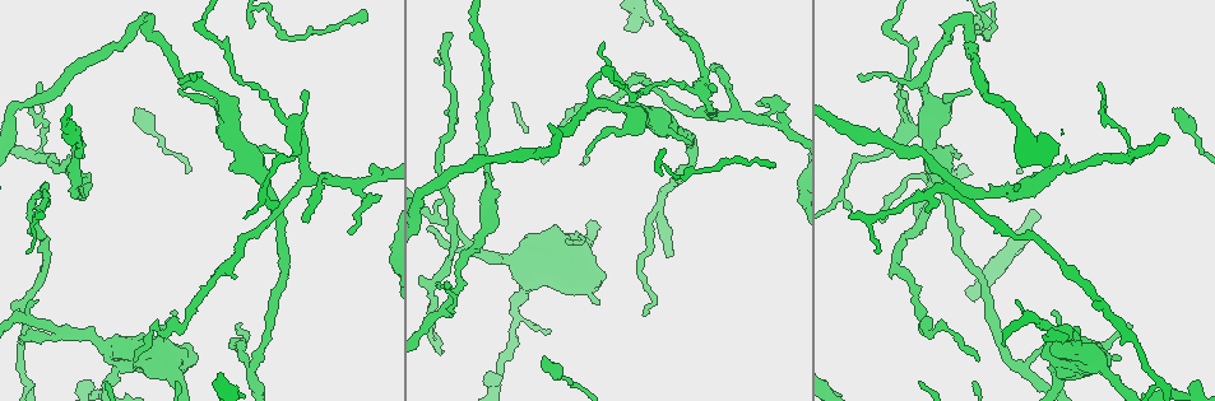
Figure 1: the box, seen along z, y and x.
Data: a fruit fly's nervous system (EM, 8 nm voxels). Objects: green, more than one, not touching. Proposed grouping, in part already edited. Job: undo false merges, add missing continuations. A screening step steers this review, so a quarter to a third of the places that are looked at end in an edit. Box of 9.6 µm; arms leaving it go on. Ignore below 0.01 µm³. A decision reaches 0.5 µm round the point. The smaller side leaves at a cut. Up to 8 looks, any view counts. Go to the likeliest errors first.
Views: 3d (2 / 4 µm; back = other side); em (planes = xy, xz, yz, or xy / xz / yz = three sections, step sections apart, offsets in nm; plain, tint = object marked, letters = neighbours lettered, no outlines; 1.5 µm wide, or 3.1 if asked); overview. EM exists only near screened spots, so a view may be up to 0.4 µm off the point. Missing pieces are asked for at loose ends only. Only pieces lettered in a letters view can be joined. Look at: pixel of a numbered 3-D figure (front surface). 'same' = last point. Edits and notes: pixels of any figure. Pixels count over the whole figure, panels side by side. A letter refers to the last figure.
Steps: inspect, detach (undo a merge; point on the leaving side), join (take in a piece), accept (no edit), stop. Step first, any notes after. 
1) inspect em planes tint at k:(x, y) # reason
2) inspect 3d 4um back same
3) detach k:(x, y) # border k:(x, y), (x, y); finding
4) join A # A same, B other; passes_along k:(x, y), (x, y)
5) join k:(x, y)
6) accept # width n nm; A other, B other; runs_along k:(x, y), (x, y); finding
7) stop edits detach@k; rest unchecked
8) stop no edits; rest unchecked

inspect 3d 4um back at 1:(912, 132) # three arms meet

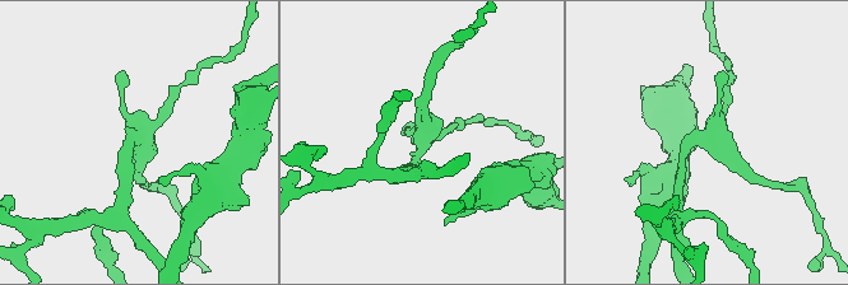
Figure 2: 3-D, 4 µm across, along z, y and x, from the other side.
inspect em yz step 8 tint at 2:(712, 136) # shape alone is not enough

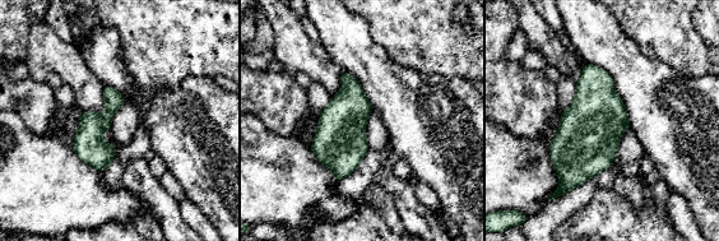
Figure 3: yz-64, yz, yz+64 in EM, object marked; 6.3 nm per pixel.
inspect em yz step 8 letters same # see the neighbours

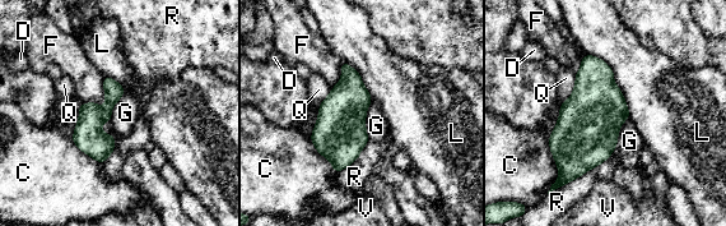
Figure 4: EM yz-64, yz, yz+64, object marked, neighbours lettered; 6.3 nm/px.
accept # longest_contact L 500 nm; C other, D other, F other, G other, L other, Q other, R other, V other; all the same cell

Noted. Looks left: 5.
inspect 3d 2um at 1:(23, 381) # abrupt turn

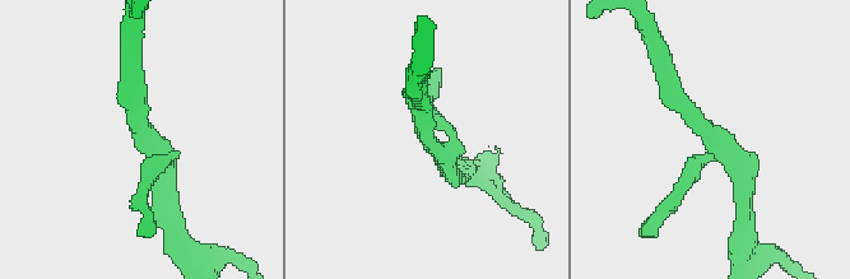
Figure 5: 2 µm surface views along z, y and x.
inspect em xy step 4 tint at 5:(708, 142)

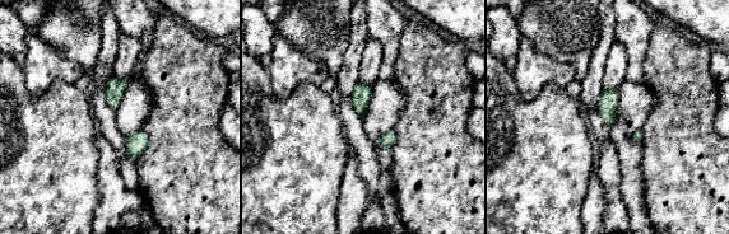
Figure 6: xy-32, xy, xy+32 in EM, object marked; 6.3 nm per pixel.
inspect em xz step 8 letters same # cut it another way

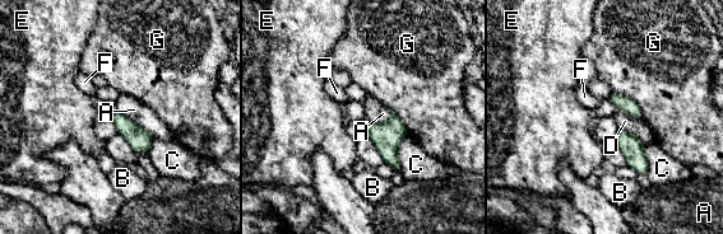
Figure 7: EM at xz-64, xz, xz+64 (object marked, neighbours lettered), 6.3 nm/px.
accept # width 130 nm; A other, B other, C other, D other, E other, F other, G other; border 7:(620, 129), (633, 132), (644, 145); continuous, no second cell

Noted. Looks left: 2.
inspect 3d 2um at 1:(430, 230) # tapers out

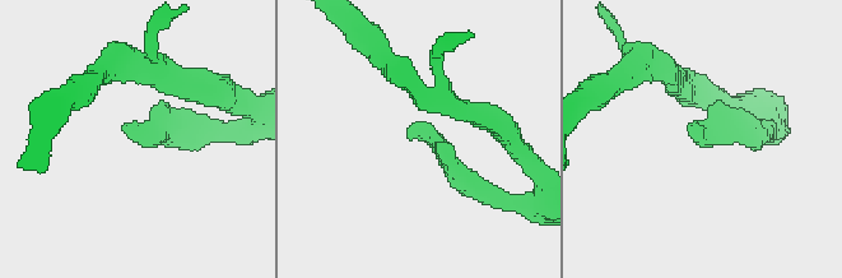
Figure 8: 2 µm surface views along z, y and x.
inspect em planes letters at 8:(703, 127)

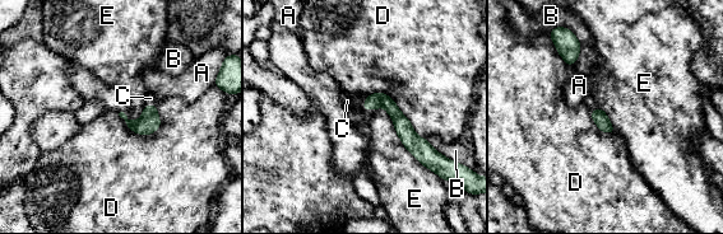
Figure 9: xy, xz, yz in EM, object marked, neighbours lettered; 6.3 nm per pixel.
join C # width 90 nm; A other, B other, C same, D other, E other; passes_along 9:(374, 101), (364, 104), (347, 101); it goes on there

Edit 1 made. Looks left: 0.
stop edits join@9; rest unchecked

